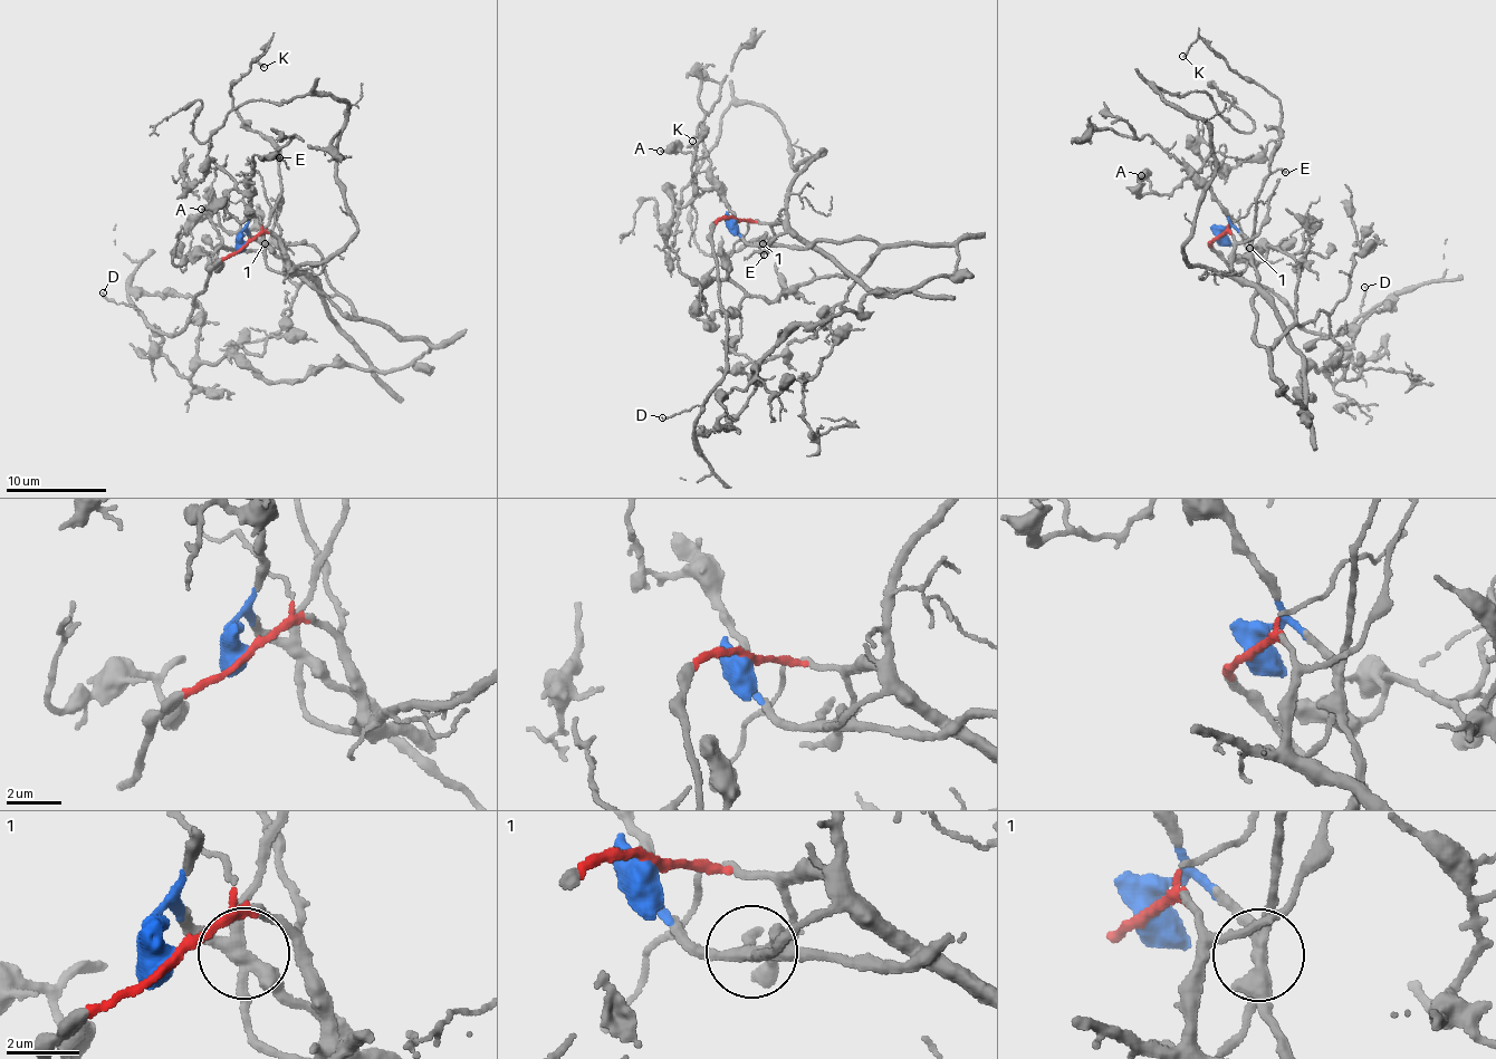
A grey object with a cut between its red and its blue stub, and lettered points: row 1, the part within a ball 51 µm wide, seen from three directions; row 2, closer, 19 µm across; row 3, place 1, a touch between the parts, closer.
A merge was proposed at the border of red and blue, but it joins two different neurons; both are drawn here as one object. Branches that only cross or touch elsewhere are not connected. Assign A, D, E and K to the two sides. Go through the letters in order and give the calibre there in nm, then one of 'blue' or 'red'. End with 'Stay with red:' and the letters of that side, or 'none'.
A: 260 nm | blue
D: 120 nm | red
E: 140 nm | red
K: 130 nm | red
Stay with red: D, E, K

